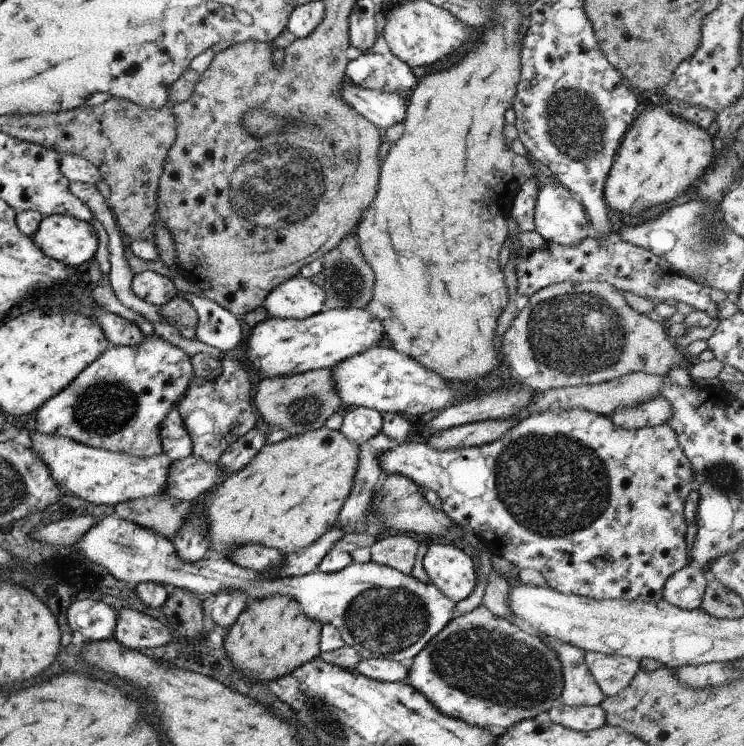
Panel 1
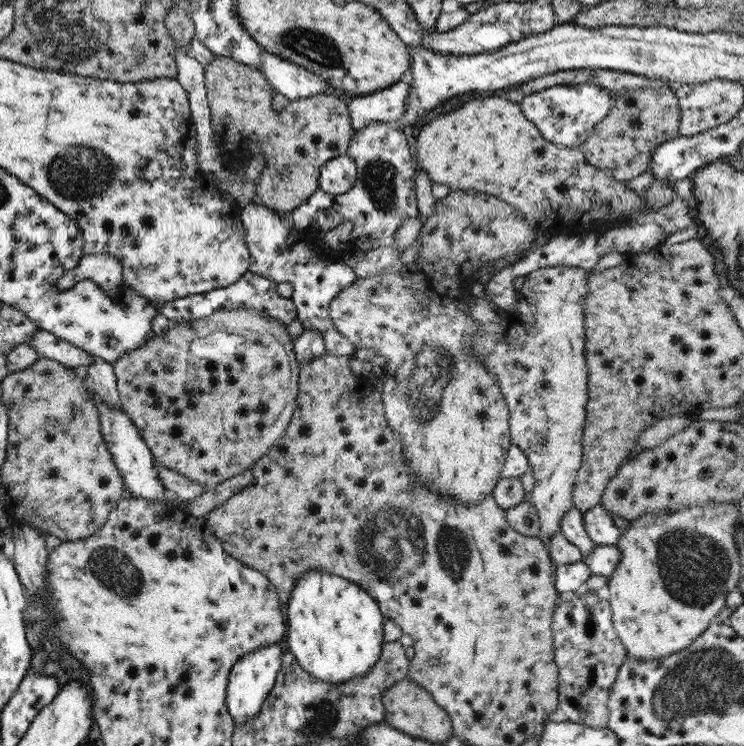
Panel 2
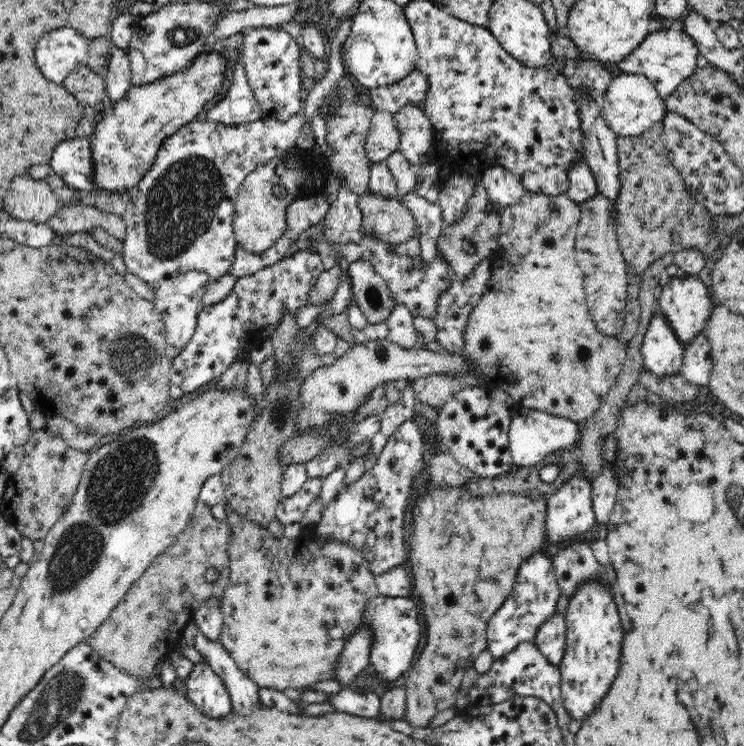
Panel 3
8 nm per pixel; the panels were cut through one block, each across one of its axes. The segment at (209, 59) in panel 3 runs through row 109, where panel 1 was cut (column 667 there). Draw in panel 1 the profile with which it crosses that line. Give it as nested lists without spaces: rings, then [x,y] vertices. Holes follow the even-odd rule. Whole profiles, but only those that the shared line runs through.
[[[664,105],[653,106],[652,109],[641,111],[633,120],[633,124],[623,135],[621,144],[615,153],[611,168],[603,187],[603,202],[613,212],[627,216],[639,216],[649,206],[665,204],[667,200],[675,200],[687,192],[691,192],[691,184],[703,174],[703,170],[714,160],[716,150],[712,146],[707,130],[691,124],[677,114],[666,110]]]

